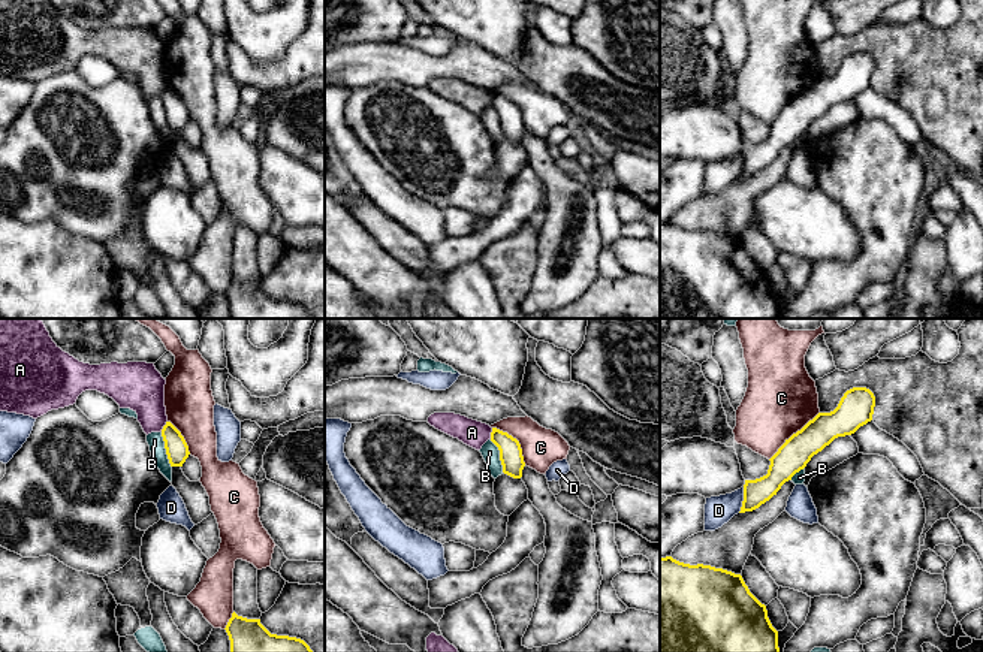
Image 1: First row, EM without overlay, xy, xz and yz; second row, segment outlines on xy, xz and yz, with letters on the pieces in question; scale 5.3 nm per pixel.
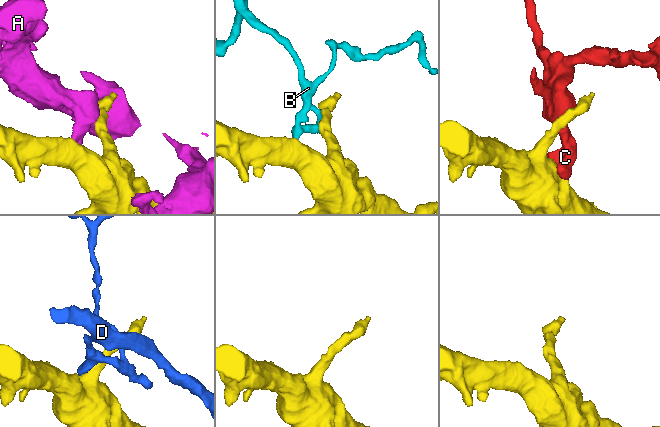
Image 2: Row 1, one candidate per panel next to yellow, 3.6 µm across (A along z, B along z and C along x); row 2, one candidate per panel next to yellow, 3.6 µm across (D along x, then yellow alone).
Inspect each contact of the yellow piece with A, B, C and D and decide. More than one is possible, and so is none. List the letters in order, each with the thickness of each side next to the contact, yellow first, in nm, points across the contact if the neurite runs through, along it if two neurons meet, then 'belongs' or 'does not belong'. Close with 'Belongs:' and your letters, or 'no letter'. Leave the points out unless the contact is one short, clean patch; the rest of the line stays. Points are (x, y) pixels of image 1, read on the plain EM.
A: 130/140 nm | does not belong
B: 120/90 nm | does not belong
C: 170/380 nm | does not belong
D: 140/160 nm | does not belong
Belongs: no letter

